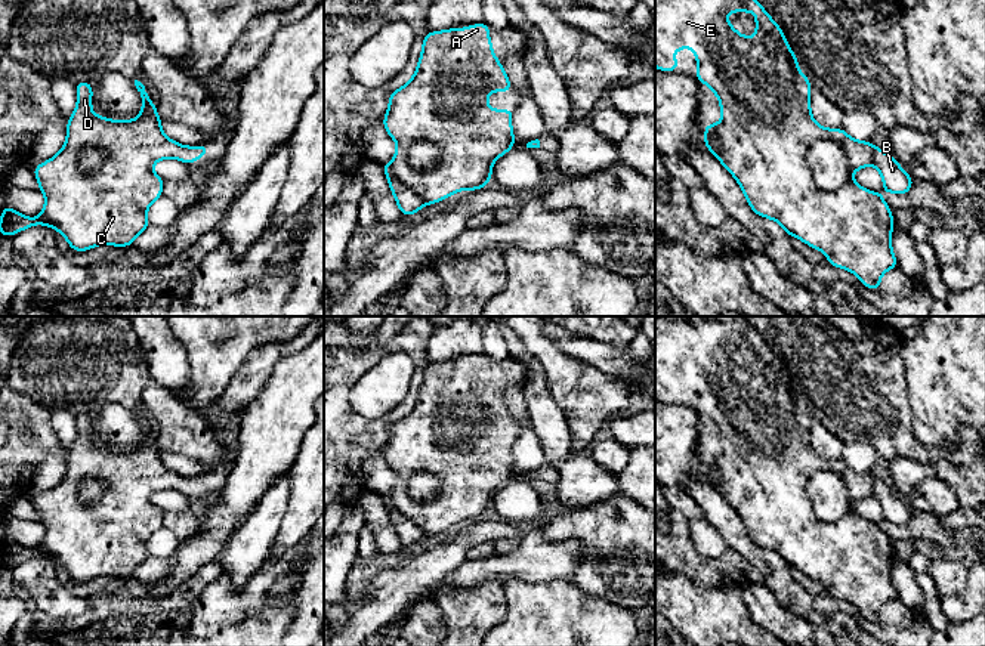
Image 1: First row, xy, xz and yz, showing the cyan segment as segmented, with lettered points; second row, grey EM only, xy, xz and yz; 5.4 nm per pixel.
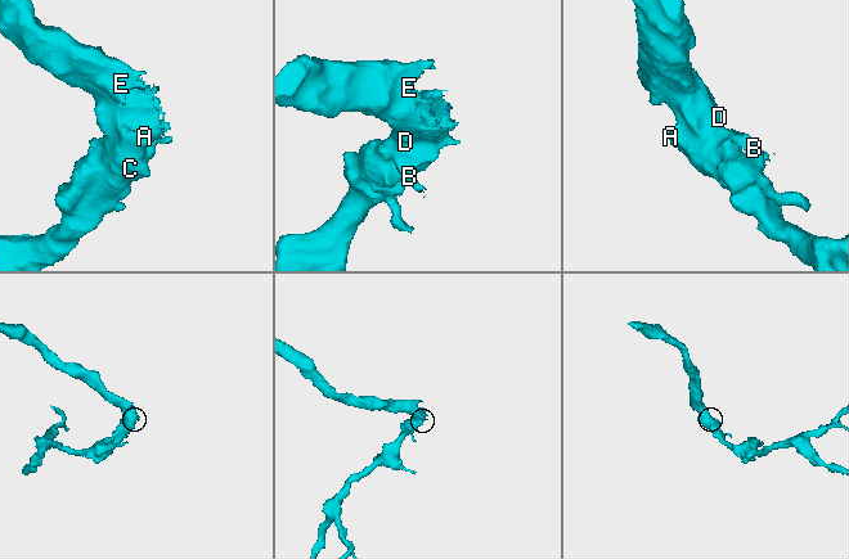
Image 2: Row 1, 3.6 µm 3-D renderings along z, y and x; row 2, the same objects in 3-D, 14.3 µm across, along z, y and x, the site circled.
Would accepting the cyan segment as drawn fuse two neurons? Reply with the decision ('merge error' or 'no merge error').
merge error

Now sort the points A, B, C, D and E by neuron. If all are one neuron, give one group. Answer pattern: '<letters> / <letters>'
A C D E / B

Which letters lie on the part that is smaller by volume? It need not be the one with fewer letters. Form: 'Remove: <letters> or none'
Remove: B

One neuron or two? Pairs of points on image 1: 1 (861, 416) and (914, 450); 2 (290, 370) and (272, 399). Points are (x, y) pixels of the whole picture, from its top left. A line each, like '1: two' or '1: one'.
1: one
2: one

